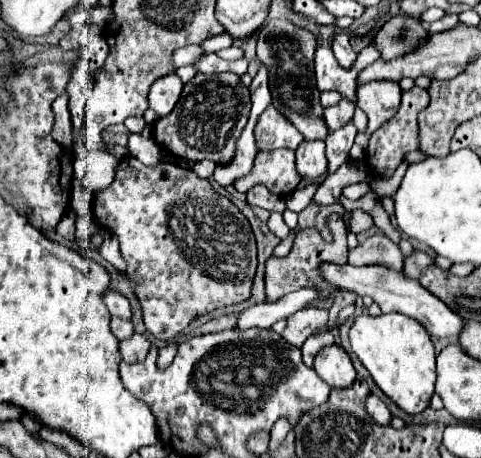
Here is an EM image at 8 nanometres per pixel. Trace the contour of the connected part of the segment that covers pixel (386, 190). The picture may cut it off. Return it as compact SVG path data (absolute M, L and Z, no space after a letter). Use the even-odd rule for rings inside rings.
M403 161L389 179L372 180L370 183L371 190L381 198L392 197L396 193L408 166L409 163Z

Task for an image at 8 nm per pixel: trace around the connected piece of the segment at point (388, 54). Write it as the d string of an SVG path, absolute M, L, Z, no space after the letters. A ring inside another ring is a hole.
M397 13L391 15L379 27L379 31L375 31L373 45L381 53L383 61L391 61L415 51L415 47L427 43L427 39L429 39L429 31L425 29L421 19L415 19L405 13Z

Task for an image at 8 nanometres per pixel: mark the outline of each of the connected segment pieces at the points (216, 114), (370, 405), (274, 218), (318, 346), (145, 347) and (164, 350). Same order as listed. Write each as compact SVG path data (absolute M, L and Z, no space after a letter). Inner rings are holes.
M197 73L189 83L185 83L181 99L177 101L175 109L167 115L157 119L155 123L155 141L175 157L181 159L189 159L189 161L201 161L201 159L211 159L215 163L229 163L235 151L235 141L239 137L239 133L243 131L247 117L249 117L249 109L251 109L251 101L249 101L249 89L241 83L239 75L233 73L213 73L213 75L205 75L205 73Z
M369 395L369 399L367 399L367 413L379 423L379 425L389 425L391 423L391 411L387 409L387 405L379 399L379 397L375 397L375 395Z
M271 213L271 217L269 217L267 225L269 225L269 229L271 229L279 239L285 239L285 237L289 235L289 231L291 231L291 229L285 225L285 221L283 221L283 215L281 215L281 213Z
M323 331L323 333L313 333L307 341L305 341L305 345L301 347L301 351L303 351L303 361L305 361L305 365L307 367L313 367L313 357L323 349L323 347L329 347L329 345L333 345L335 343L335 339L333 339L333 335L331 335L331 331Z
M135 333L131 339L121 341L119 349L121 349L121 355L123 355L125 363L137 363L137 361L143 361L147 357L147 353L151 349L151 343L143 335Z
M169 343L159 349L159 367L167 367L177 355L177 343Z

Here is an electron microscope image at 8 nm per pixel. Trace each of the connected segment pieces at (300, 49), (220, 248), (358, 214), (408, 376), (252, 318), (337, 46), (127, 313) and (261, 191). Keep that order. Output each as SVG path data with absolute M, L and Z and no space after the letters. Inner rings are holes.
M273 19L265 27L259 29L259 43L257 43L257 57L269 69L269 87L273 95L273 105L281 111L295 129L307 139L327 139L329 129L323 119L323 105L319 101L317 85L313 83L313 55L315 55L315 35L307 29L293 25L287 19Z
M131 155L123 157L115 169L115 181L107 189L95 193L93 213L101 227L117 233L127 273L137 281L135 293L143 305L145 327L157 339L169 341L173 335L181 333L193 317L213 311L215 307L241 303L251 295L251 283L257 267L257 249L251 225L227 197L219 195L211 187L209 179L201 179L193 169L185 169L175 163L145 167ZM205 215L213 215L213 221L205 223Z
M357 209L352 212L350 223L351 225L349 228L355 234L369 230L374 226L371 215L361 209Z
M361 313L349 329L353 353L367 367L379 389L393 399L409 415L421 413L433 395L435 387L435 349L429 333L415 321L401 313L387 313L371 317Z
M303 287L297 289L279 301L273 303L259 303L249 309L245 309L237 321L239 329L249 329L249 327L271 327L273 323L281 319L289 319L289 315L297 313L311 301L321 299L321 289L317 287Z
M337 33L333 35L331 39L331 45L333 45L333 53L337 57L337 61L343 65L343 67L351 67L353 61L355 61L355 51L351 49L351 43L349 43L349 35L347 33Z
M111 291L105 295L105 303L107 303L107 309L113 317L119 317L119 319L127 319L131 321L133 317L133 311L131 311L131 303L127 297L123 297L121 293L117 291Z
M257 185L253 189L247 191L247 203L249 205L257 205L257 207L263 207L267 211L283 211L285 207L281 205L281 195L273 195L269 193L263 185Z

